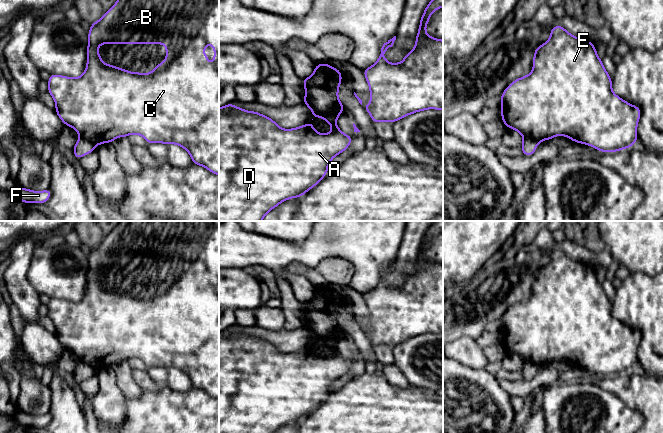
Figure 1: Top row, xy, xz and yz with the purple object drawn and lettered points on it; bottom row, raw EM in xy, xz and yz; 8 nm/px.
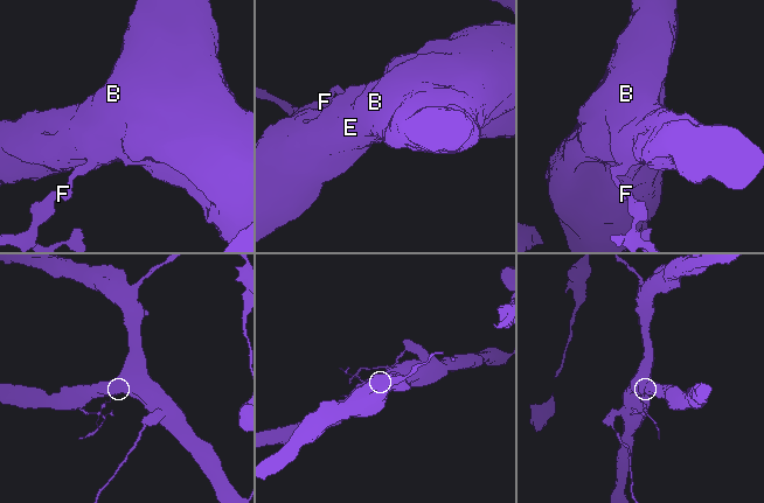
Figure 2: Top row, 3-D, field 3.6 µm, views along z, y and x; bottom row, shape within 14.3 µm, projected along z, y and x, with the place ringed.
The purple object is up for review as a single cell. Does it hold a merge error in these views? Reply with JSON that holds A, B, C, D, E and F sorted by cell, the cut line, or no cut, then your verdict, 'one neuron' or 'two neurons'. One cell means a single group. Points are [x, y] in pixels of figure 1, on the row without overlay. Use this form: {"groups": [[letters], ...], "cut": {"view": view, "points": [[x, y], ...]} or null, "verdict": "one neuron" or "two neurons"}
{"groups": [["A", "B", "C", "D", "E"], ["F"]], "cut": {"view": "xy", "points": [[80, 360], [88, 363], [94, 369]]}, "verdict": "two neurons"}

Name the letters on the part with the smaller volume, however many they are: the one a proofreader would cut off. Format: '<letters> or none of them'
F

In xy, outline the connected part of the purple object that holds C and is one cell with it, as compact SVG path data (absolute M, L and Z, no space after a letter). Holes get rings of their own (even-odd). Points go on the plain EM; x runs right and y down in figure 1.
M119 221L117 226L104 237L103 241L94 245L88 255L87 288L84 297L78 302L50 298L47 305L48 317L53 321L55 336L64 349L77 355L80 361L94 369L112 367L118 361L131 358L141 359L147 368L176 368L184 372L192 383L193 389L201 389L211 397L219 400L219 221ZM100 268L165 268L166 283L154 290L153 296L143 299L141 296L128 296L125 292L116 292L113 288L104 288L98 278ZM207 268L214 269L214 295L210 295L210 285L203 273Z

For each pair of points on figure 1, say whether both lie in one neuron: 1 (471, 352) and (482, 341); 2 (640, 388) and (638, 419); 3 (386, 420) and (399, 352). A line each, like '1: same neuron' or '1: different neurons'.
1: different neurons
2: different neurons
3: different neurons

